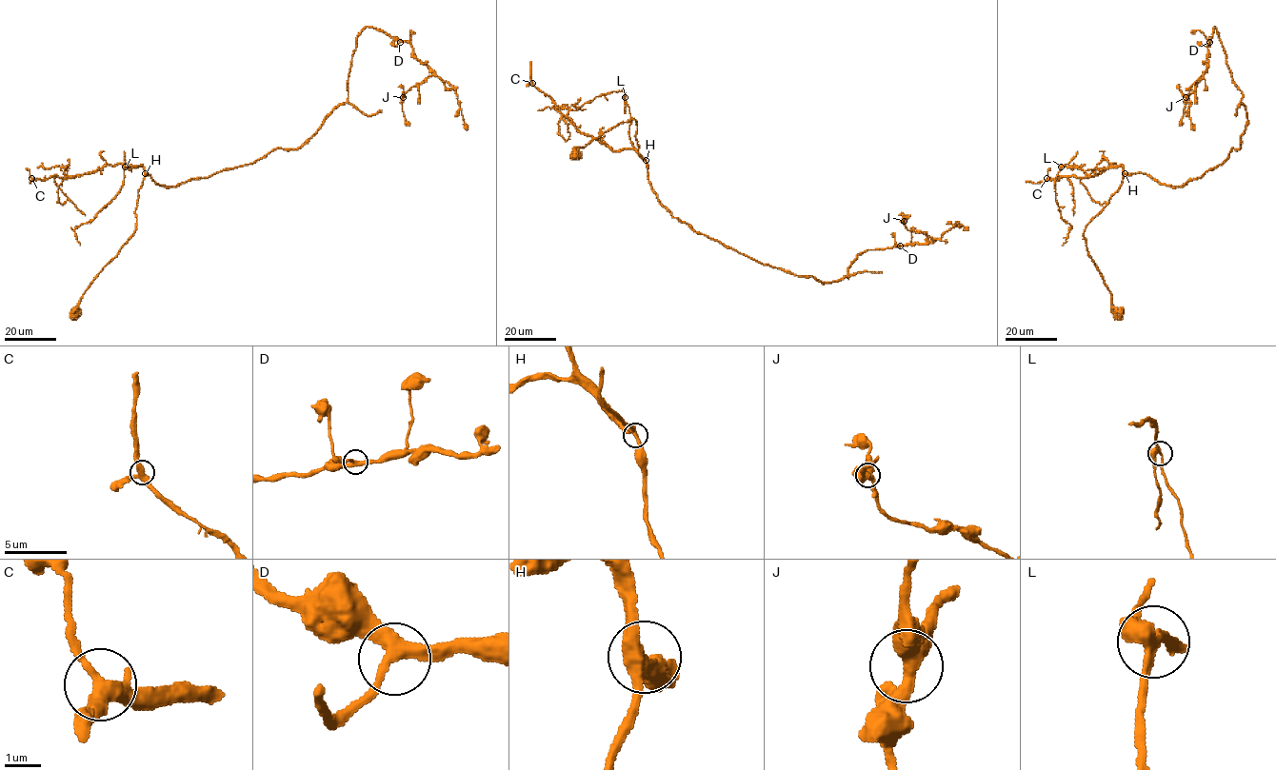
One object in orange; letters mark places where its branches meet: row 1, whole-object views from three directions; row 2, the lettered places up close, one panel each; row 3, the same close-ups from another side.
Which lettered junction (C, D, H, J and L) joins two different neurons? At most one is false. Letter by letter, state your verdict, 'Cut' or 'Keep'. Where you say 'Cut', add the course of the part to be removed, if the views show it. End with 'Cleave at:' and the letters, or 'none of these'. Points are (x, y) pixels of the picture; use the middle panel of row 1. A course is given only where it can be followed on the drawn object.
C: Keep
D: Keep
H: Keep
J: Keep
L: Keep
Cleave at: none of these

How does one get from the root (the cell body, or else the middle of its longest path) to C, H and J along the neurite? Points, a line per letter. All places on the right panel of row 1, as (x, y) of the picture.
C: (1118, 312), (1088, 254), (1084, 232), (1119, 188), (1124, 167), (1113, 164), (1084, 178), (1046, 178)
H: (1118, 312), (1103, 276), (1088, 254), (1084, 232), (1086, 227), (1119, 188), (1125, 173)
J: (1118, 312), (1086, 227), (1125, 174), (1183, 187), (1240, 148), (1247, 112), (1214, 27), (1207, 68), (1186, 97)

